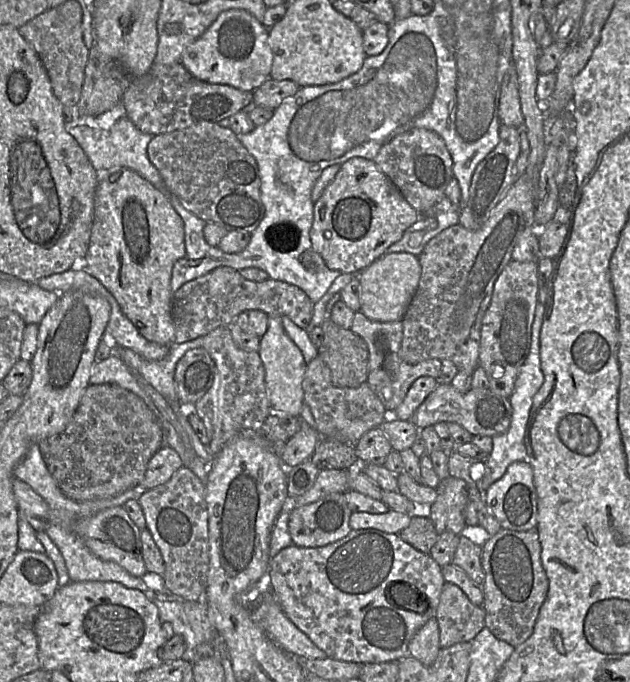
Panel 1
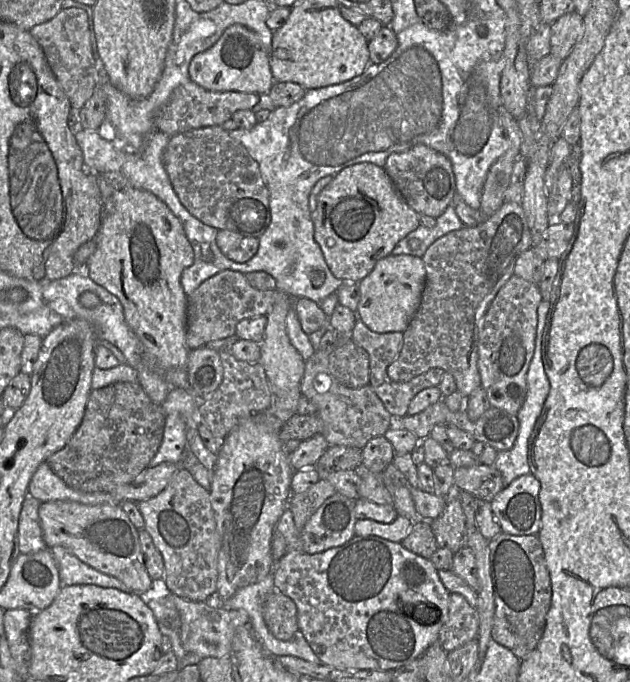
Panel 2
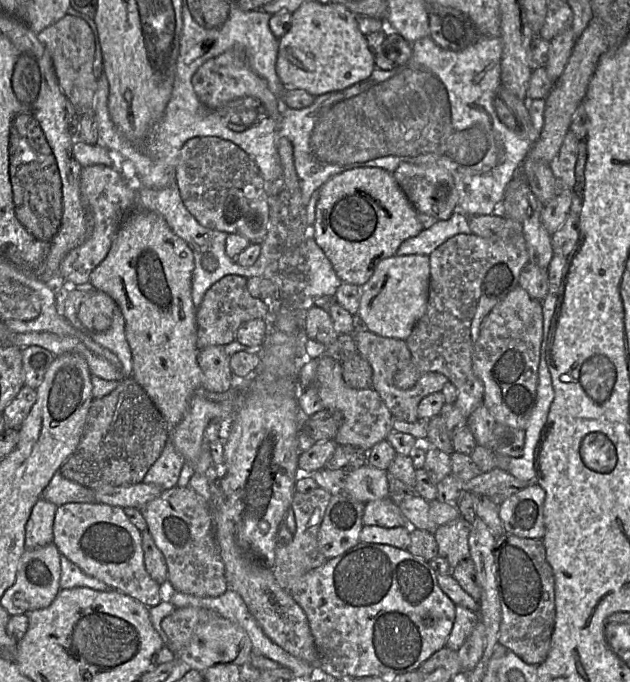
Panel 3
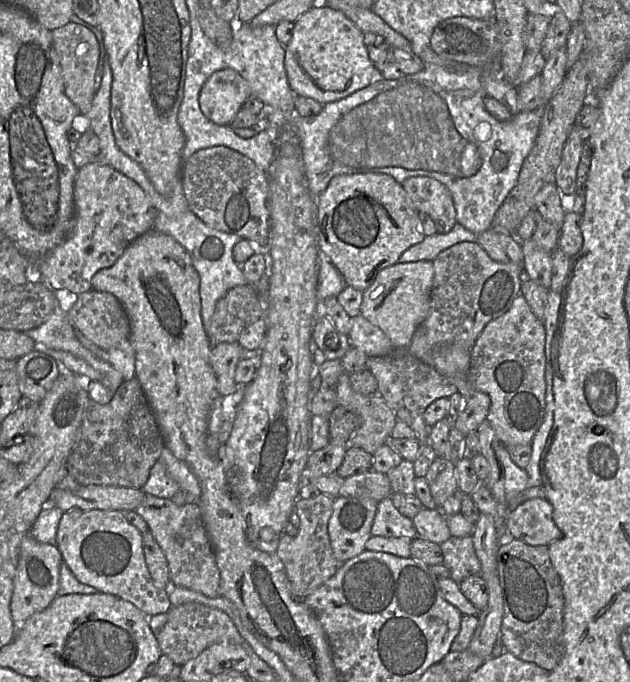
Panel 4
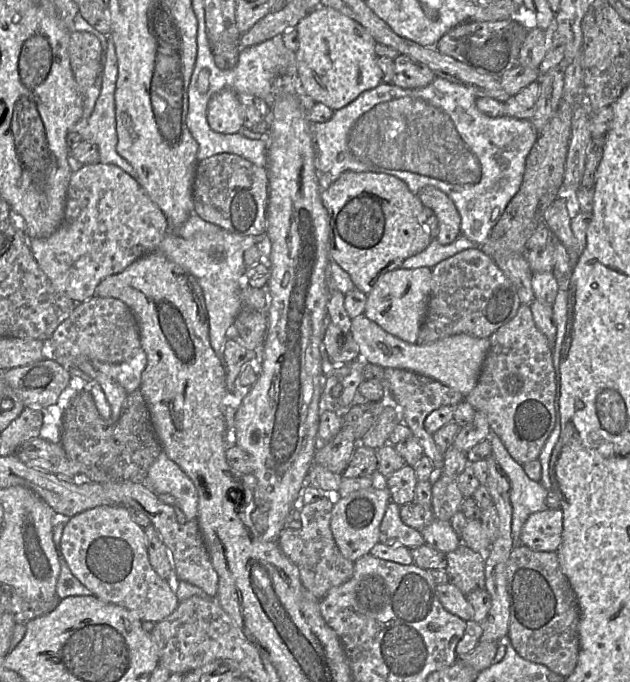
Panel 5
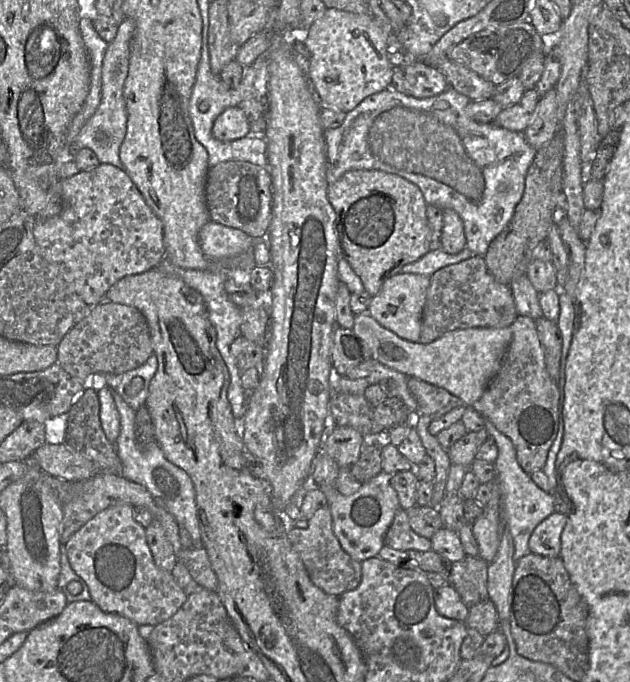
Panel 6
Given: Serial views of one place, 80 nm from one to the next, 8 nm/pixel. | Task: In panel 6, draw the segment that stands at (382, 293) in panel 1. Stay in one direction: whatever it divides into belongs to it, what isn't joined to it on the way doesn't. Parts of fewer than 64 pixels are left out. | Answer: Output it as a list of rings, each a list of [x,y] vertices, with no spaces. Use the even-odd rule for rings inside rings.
[[[400,272],[383,283],[379,293],[371,298],[368,314],[381,326],[409,342],[418,342],[421,318],[430,276]]]

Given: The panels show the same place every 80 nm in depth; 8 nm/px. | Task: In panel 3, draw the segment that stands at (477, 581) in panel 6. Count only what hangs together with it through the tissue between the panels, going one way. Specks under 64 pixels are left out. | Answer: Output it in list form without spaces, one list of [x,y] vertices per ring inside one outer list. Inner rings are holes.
[[[463,517],[437,526],[433,532],[438,545],[438,555],[448,561],[451,570],[461,561],[470,558],[469,533],[469,524]]]

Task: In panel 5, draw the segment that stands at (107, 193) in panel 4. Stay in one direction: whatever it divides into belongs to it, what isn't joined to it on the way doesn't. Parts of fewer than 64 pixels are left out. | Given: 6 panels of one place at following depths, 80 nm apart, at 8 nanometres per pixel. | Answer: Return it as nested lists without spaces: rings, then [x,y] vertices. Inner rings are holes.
[[[113,164],[83,165],[69,182],[65,216],[60,227],[49,237],[30,240],[32,253],[52,285],[75,303],[96,295],[96,287],[107,276],[125,270],[142,256],[158,251],[168,232],[168,221],[138,181]]]

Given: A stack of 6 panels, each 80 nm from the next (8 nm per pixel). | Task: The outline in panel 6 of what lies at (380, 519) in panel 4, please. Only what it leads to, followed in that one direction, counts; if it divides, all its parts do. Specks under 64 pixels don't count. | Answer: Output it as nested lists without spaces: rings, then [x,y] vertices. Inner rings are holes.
[[[399,509],[388,528],[384,544],[396,550],[429,551],[431,549],[430,539],[418,535],[409,525],[406,511]]]

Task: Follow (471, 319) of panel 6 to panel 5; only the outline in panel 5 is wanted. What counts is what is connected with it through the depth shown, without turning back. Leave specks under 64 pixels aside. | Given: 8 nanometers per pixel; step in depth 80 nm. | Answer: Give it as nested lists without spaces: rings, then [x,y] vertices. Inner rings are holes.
[[[480,247],[465,249],[432,268],[427,312],[415,343],[426,345],[461,333],[489,338],[514,318],[520,305],[513,283],[495,262]]]

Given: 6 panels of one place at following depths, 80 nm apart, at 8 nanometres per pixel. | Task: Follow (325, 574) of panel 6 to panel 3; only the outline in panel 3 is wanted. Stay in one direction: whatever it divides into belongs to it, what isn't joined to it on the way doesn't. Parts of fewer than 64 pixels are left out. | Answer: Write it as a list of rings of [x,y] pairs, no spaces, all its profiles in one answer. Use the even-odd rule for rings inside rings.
[[[320,487],[308,493],[295,492],[293,495],[290,508],[295,516],[296,530],[290,542],[276,546],[274,564],[271,567],[277,583],[287,592],[304,574],[328,560],[319,550],[318,533],[331,497],[330,493]]]

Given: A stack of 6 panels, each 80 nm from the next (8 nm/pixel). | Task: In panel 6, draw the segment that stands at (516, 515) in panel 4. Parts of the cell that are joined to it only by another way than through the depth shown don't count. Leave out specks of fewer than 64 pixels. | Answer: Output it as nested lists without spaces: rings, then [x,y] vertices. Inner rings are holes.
[[[557,512],[541,521],[529,538],[530,551],[546,557],[559,557],[561,534],[566,522],[567,516]]]

